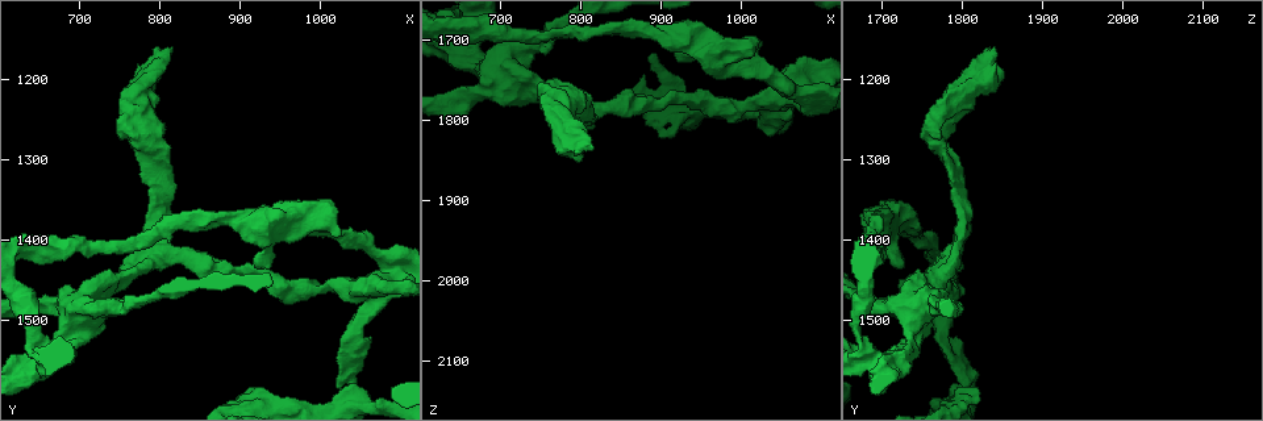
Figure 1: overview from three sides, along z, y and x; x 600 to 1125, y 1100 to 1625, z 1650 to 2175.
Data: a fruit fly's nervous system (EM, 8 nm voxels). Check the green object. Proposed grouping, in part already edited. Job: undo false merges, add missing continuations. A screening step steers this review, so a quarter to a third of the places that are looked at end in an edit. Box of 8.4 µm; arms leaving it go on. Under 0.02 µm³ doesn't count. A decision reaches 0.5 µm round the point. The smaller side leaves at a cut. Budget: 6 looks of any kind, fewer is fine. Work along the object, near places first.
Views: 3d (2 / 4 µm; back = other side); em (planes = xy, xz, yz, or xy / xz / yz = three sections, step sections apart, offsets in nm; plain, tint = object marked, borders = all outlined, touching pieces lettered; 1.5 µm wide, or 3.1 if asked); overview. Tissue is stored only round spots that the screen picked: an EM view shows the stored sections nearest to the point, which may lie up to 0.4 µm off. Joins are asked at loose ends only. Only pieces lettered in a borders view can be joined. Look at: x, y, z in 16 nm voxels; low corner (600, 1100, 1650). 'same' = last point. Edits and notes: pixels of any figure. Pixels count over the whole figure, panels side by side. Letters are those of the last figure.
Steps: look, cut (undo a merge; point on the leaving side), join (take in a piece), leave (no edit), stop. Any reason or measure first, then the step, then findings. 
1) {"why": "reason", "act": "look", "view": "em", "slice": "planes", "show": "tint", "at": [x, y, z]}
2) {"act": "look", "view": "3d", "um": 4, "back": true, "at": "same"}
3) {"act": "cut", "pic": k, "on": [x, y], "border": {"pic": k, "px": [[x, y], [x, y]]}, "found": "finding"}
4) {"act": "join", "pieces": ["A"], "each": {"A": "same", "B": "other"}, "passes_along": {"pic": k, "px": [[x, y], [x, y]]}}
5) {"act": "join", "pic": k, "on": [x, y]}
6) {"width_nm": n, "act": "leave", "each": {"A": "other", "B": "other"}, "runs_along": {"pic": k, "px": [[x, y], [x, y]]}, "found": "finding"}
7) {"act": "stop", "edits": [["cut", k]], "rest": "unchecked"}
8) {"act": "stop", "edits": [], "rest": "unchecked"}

{"why": "free end", "act": "look", "view": "3d", "um": 4, "at": [695, 1465, 1785]}

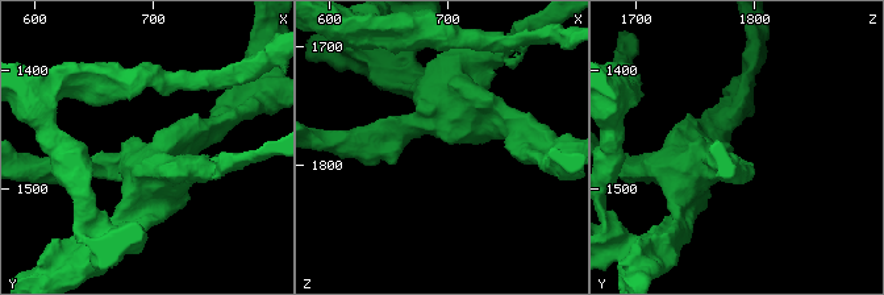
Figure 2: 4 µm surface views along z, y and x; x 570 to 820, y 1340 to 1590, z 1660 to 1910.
{"act": "look", "view": "em", "slice": "planes", "show": "plain", "at": [696, 1466, 1780]}

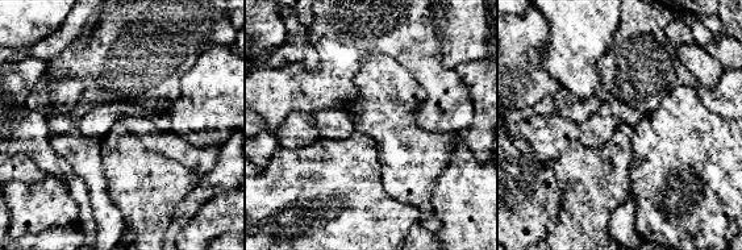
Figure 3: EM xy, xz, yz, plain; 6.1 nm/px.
{"act": "look", "view": "em", "slice": "planes", "show": "borders", "at": "same"}

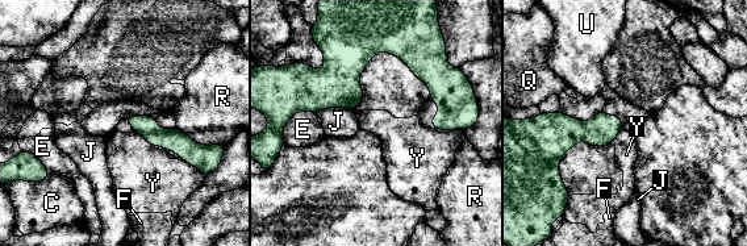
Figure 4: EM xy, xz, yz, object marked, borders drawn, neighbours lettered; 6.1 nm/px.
{"act": "leave", "each": {"C": "other", "E": "other", "F": "other", "J": "other", "Q": "other", "R": "other", "U": "other", "Y": "other"}, "border": {"pic": 4, "px": [[437, 128], [455, 130]]}, "found": "no lettered piece goes on from it"}

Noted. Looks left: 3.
{"why": "branch stops here", "act": "look", "view": "3d", "um": 4, "at": [745, 1270, 1770]}

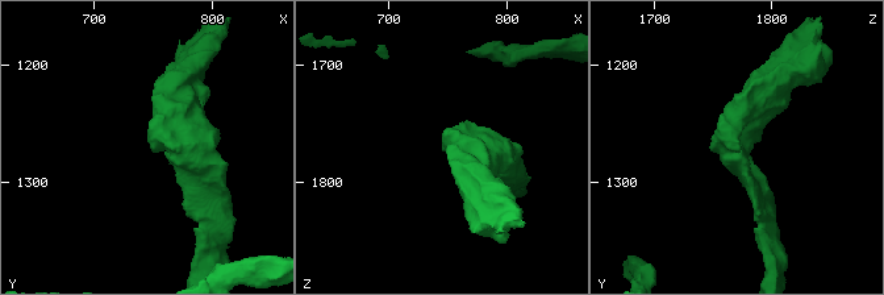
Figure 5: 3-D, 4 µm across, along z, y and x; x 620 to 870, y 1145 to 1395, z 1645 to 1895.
{"why": "need the tissue", "act": "look", "view": "em", "slice": "planes", "show": "borders", "at": [748, 1264, 1772]}

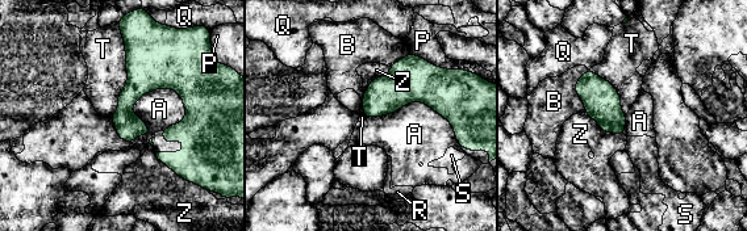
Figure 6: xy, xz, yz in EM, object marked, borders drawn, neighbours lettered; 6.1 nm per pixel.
{"width_nm": 160, "act": "leave", "each": {"A": "other", "B": "other", "P": "other", "Q": "other", "R": "other", "S": "other", "T": "other", "Z": "other"}, "border": {"pic": 6, "px": [[174, 88], [130, 143]]}, "found": "none of them fits"}

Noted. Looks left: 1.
{"act": "stop", "edits": [], "rest": "unchecked"}

